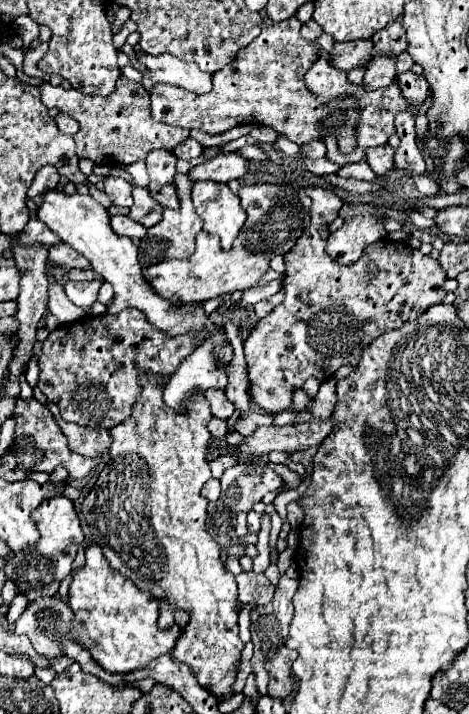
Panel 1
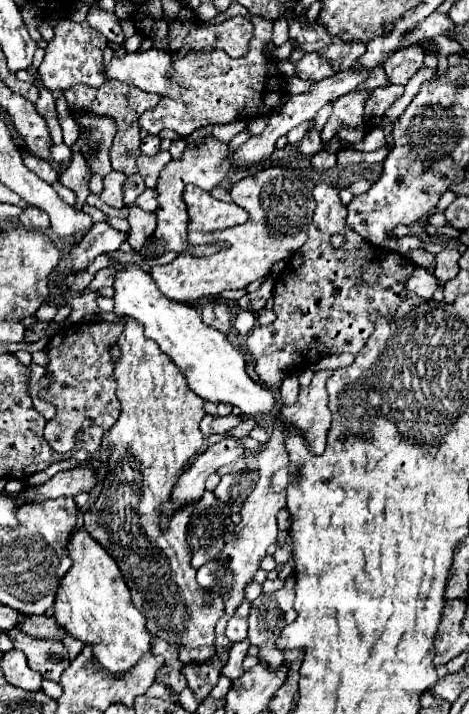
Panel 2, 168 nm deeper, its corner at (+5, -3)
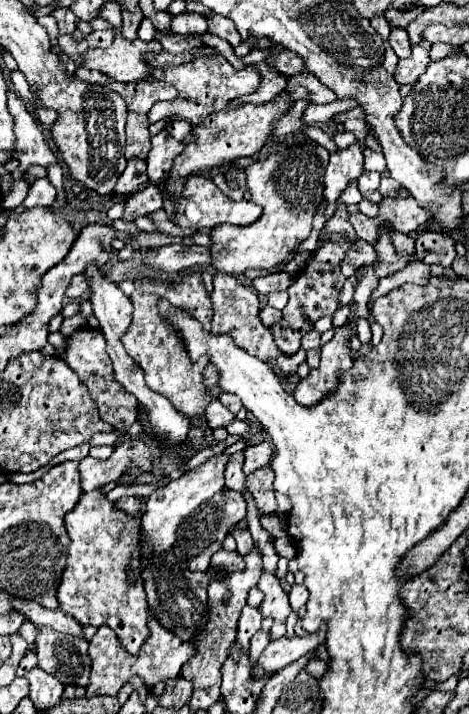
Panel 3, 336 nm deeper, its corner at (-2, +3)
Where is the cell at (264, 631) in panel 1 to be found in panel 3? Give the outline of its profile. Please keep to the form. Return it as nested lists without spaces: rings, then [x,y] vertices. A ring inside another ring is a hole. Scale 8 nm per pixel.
[[[263,571],[257,587],[265,595],[265,599],[263,599],[261,607],[259,607],[261,615],[263,617],[273,617],[275,621],[285,621],[289,617],[289,613],[291,613],[291,605],[289,605],[287,593],[281,589],[279,581],[275,579],[275,575]]]

